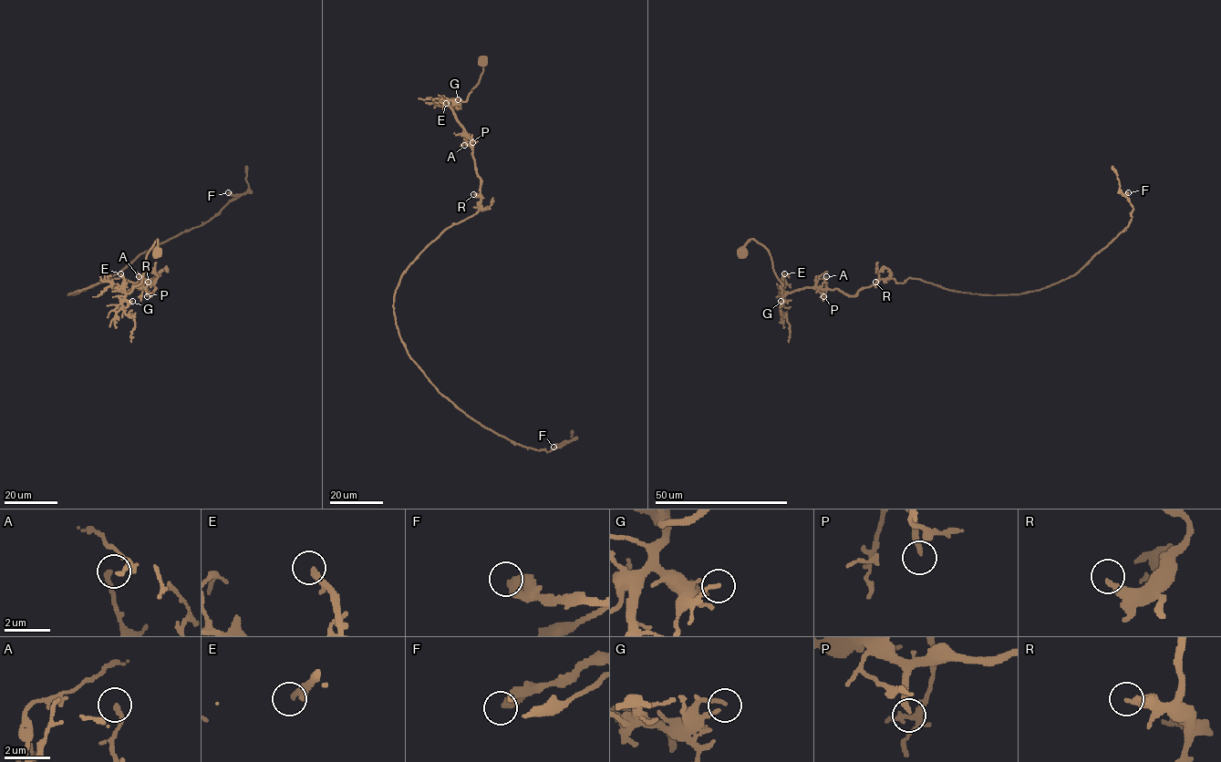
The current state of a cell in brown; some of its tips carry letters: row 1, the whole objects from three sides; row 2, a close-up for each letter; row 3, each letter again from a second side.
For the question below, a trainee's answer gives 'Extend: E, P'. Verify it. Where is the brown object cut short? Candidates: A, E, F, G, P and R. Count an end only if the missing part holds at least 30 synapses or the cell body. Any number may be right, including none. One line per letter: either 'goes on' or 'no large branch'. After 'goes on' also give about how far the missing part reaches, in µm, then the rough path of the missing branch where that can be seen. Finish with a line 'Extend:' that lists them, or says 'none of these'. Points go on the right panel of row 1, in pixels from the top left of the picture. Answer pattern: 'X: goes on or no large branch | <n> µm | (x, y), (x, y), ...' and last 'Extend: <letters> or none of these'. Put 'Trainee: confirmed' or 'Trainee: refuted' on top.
Trainee: confirmed
A: no large branch
E: goes on | 15 µm | (784, 273), (791, 269), (791, 257), (795, 252)
F: no large branch
G: no large branch
P: goes on | 8 µm
R: no large branch
Extend: E, P

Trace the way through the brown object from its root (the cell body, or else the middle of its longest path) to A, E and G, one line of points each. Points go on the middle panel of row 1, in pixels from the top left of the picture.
A: (481, 60), (482, 73), (468, 99), (450, 102), (457, 121), (470, 139), (469, 145), (464, 145)
E: (481, 60), (482, 73), (468, 99), (464, 102), (452, 100), (450, 103), (450, 99), (446, 103)
G: (481, 60), (482, 73), (478, 83), (465, 101), (459, 99), (450, 102), (458, 99)

